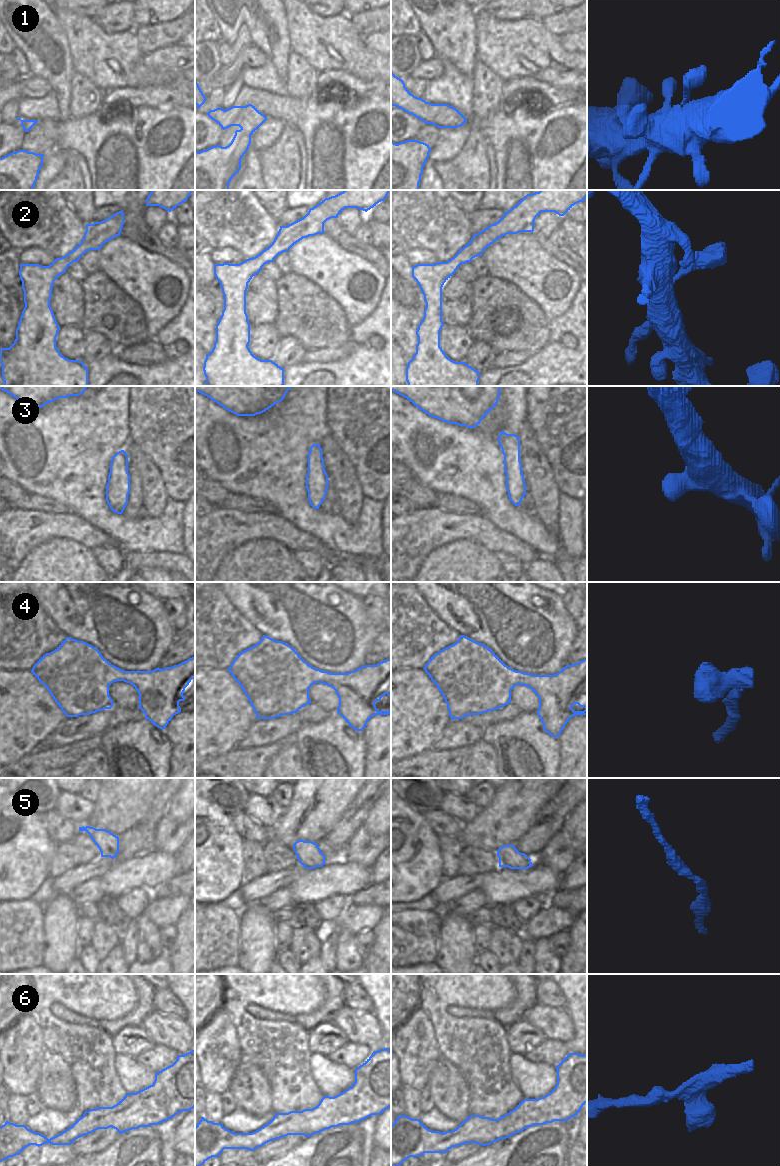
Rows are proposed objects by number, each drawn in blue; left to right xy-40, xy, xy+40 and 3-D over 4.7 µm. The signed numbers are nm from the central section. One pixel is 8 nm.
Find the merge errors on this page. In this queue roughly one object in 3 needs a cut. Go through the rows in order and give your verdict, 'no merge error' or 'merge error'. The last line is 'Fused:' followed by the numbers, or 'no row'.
1: no merge error
2: no merge error
3: no merge error
4: no merge error
5: no merge error
6: no merge error
Fused: no row

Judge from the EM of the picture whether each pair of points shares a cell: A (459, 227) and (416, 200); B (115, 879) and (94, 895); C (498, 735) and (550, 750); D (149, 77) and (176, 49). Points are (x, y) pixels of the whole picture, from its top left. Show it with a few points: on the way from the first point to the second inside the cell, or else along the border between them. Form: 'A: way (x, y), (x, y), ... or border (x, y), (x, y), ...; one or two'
A: way (448, 227), (443, 227), (427, 211); one
B: border (100, 879), (105, 894); two
C: way (511, 735), (525, 738), (537, 748); one
D: way (156, 70), (170, 56); one

